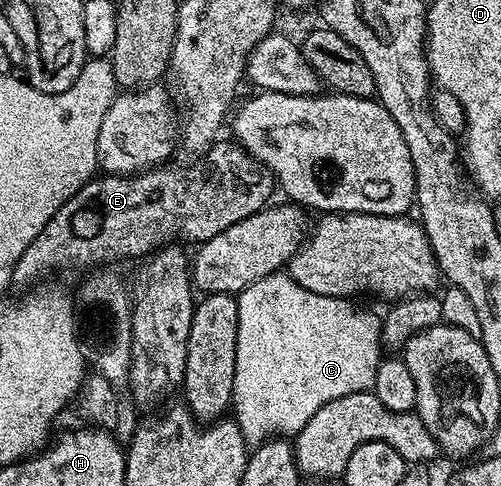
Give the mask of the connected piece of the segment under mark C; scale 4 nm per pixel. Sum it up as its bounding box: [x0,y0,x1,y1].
[231,271,383,447]

